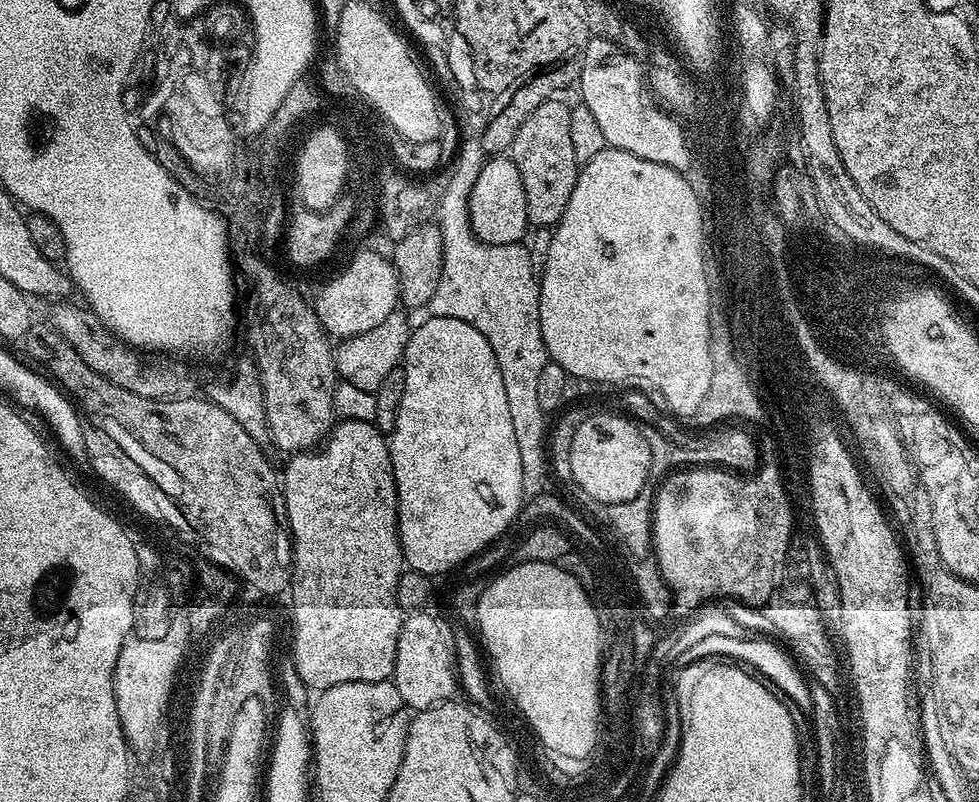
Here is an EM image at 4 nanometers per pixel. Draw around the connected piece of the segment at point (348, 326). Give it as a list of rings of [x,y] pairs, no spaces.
[[[360,252],[349,262],[345,272],[338,273],[321,290],[320,301],[315,301],[314,307],[329,337],[347,338],[372,330],[374,326],[378,326],[378,322],[386,322],[386,318],[397,311],[399,300],[400,283],[391,259],[387,255],[379,256],[376,252]]]

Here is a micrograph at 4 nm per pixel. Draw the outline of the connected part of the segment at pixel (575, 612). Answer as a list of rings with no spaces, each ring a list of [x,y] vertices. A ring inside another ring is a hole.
[[[525,563],[517,564],[504,570],[496,581],[489,583],[481,593],[477,606],[476,624],[480,628],[479,639],[482,641],[483,651],[487,659],[492,659],[496,667],[496,676],[500,684],[512,695],[512,700],[517,704],[521,716],[531,716],[534,730],[538,730],[538,738],[548,740],[552,748],[560,748],[567,755],[581,755],[588,748],[588,732],[594,732],[596,726],[596,654],[594,654],[594,640],[592,640],[592,620],[588,620],[588,604],[591,601],[584,588],[566,570],[556,568],[552,564]]]

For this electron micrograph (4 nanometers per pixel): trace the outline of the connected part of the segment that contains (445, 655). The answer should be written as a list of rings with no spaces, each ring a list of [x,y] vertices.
[[[428,611],[405,615],[392,671],[392,683],[396,685],[398,694],[402,694],[402,702],[412,710],[432,708],[435,704],[451,701],[455,697],[452,695],[458,692],[453,625]]]

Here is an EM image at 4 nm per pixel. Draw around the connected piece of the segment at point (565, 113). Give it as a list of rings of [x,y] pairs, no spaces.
[[[553,98],[542,102],[542,106],[538,106],[538,110],[534,110],[534,114],[530,114],[530,118],[518,126],[510,159],[514,166],[518,166],[518,174],[522,174],[529,225],[554,226],[562,218],[566,202],[570,202],[570,194],[574,194],[582,166],[574,158],[574,146],[570,142],[571,113],[569,105],[564,105],[560,98]]]

